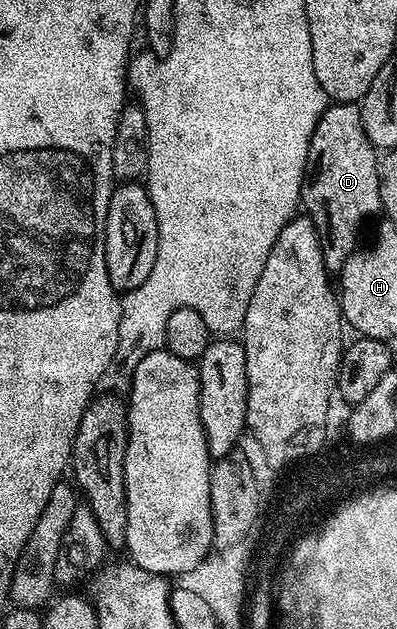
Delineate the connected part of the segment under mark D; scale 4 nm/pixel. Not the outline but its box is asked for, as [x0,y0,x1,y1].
[301,102,381,272]

